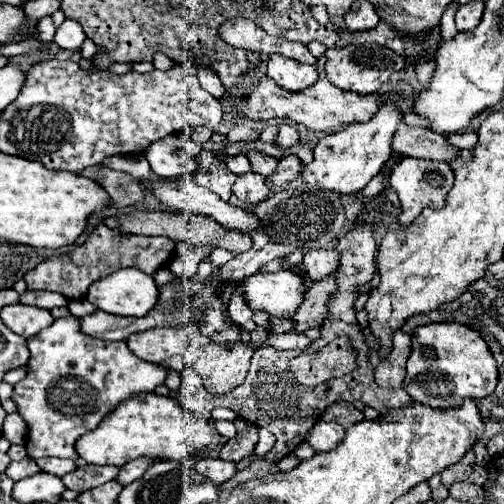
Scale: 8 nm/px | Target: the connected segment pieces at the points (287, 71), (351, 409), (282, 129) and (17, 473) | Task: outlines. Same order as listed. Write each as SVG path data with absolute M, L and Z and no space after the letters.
M280 54L268 58L268 76L288 92L300 92L318 80L316 66L300 64Z
M334 402L332 406L326 408L326 412L322 414L322 420L324 422L336 422L344 428L350 428L354 426L356 422L364 420L364 414L362 410L358 410L354 404L348 404L348 402Z
M280 124L278 126L278 134L276 134L276 146L280 148L292 148L298 142L298 132L294 126L290 124Z
M12 462L8 468L6 468L6 474L16 482L16 480L22 480L26 476L34 476L38 474L40 468L36 462Z

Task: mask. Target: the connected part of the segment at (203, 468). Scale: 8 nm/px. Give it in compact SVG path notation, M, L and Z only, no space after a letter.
M206 458L206 460L200 460L196 464L196 470L208 478L208 482L220 486L224 482L228 482L234 474L236 474L236 464L234 462L226 462L226 460L212 460L212 458Z

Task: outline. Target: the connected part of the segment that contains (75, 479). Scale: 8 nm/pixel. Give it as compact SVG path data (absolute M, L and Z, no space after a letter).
M86 464L86 466L80 466L74 472L62 476L62 482L64 482L64 486L68 490L86 492L86 490L92 490L96 486L102 486L102 484L114 480L118 472L120 472L120 468L116 468L116 466L92 466L92 464Z

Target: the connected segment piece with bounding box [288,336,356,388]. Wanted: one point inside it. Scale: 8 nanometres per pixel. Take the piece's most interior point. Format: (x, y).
(336, 359)

